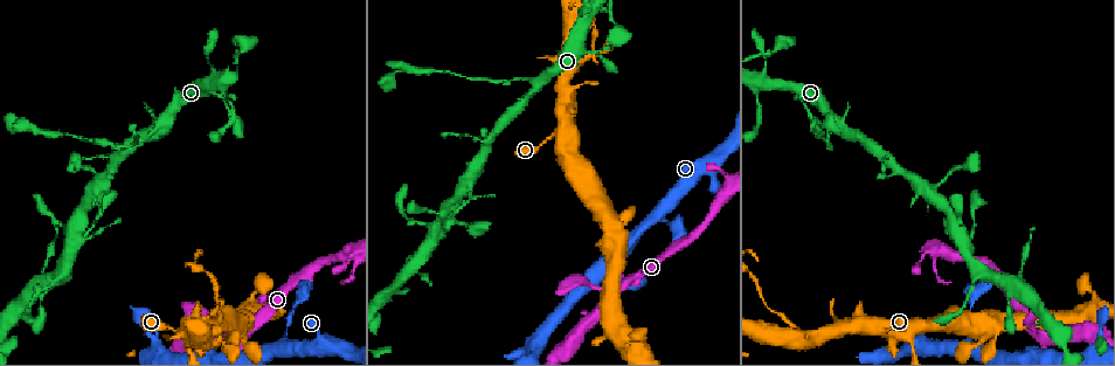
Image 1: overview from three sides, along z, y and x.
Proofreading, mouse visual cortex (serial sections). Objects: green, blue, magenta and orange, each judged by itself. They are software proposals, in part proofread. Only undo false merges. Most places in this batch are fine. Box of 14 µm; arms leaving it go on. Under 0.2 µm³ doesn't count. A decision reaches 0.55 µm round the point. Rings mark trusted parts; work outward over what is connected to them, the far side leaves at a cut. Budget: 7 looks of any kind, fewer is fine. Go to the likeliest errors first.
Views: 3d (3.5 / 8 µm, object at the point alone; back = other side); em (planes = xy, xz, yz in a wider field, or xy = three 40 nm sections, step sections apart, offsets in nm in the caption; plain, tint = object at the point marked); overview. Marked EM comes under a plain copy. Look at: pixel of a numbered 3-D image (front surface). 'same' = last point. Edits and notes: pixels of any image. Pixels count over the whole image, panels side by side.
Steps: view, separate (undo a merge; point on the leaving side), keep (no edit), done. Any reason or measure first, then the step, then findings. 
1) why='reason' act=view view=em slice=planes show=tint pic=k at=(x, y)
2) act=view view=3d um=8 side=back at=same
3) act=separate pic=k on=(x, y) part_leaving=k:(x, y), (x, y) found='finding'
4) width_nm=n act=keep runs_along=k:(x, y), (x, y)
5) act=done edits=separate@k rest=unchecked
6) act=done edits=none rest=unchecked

why='a narrow waist' act=view view=3d um=3.5 pic=1 at=(513, 77)

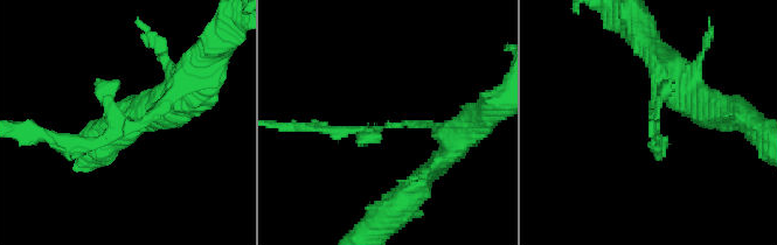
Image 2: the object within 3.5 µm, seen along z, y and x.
act=keep runs_along=2:(194, 71), (108, 139), (57, 142) found='continuous, no second cell'

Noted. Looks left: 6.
why='four arms meet' act=view view=3d um=3.5 pic=1 at=(1046, 337)

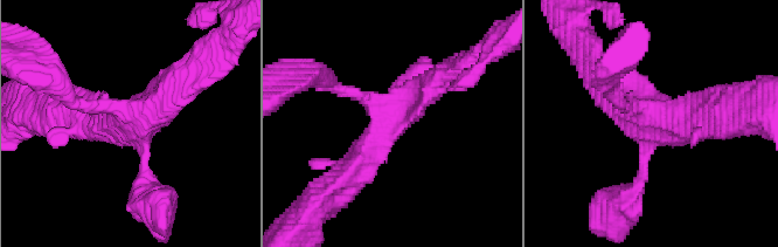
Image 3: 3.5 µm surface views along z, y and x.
act=keep runs_along=3:(449, 71), (402, 108), (345, 177) found='all the same cell'

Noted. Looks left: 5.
why='thin neck' act=view view=3d um=3.5 pic=1 at=(982, 334)

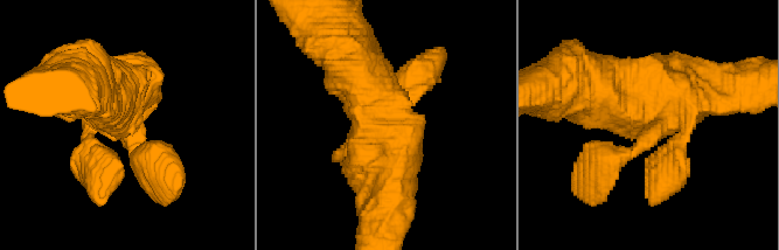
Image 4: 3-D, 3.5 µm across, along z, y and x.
act=view view=em slice=xy step=3 show=tint pic=4 at=(645, 121)

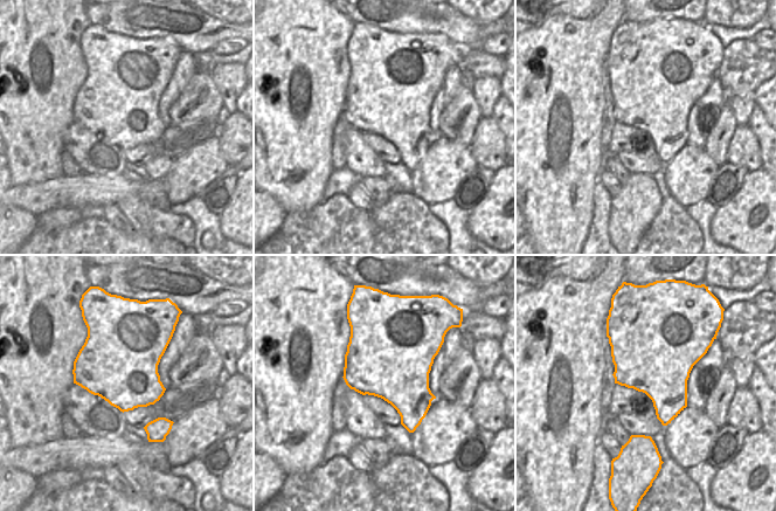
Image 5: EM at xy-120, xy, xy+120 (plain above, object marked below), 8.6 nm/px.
width_nm=700 act=keep runs_along=4:(349, 56), (374, 98), (389, 194) found='one cell here'

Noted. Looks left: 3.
act=done edits=none rest=unchecked

